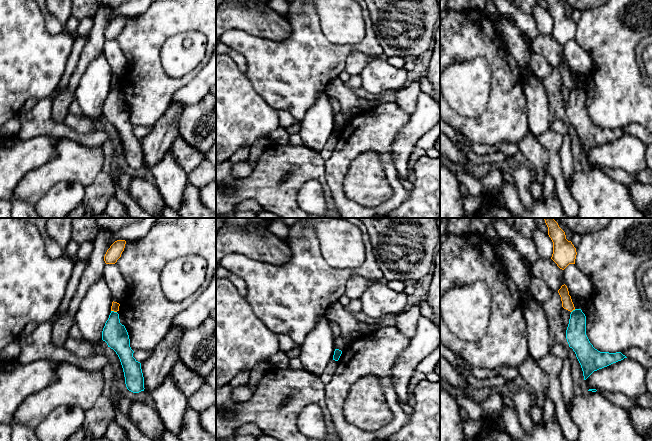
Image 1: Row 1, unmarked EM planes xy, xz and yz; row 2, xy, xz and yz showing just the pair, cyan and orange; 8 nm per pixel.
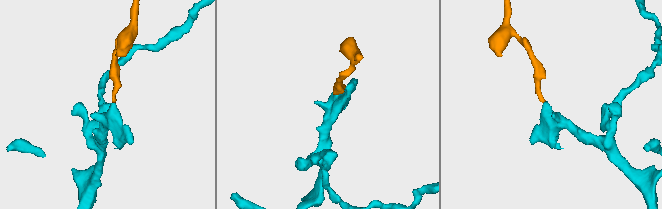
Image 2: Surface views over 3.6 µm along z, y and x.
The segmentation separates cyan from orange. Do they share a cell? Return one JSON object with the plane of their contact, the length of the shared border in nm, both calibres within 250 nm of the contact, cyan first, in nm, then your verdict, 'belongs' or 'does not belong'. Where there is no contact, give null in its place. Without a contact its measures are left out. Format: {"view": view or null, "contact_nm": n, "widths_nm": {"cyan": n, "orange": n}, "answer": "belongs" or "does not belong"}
{"view": "xy", "contact_nm": 50, "widths_nm": {"cyan": 190, "orange": 60}, "answer": "does not belong"}

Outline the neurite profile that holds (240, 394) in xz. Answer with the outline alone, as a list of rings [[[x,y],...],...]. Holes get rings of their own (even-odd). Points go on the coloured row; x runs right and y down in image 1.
[[[248,385],[238,386],[232,389],[232,398],[237,403],[247,401],[252,395],[253,391]]]

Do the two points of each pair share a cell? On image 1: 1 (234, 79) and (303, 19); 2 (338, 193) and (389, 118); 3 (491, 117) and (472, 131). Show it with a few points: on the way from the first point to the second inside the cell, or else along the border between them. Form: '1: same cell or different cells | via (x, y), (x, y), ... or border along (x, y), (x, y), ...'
1: different cells | border along (244, 74), (258, 93)
2: same cell | via (337, 173), (337, 165), (369, 133)
3: same cell | via (486, 122), (477, 130)

